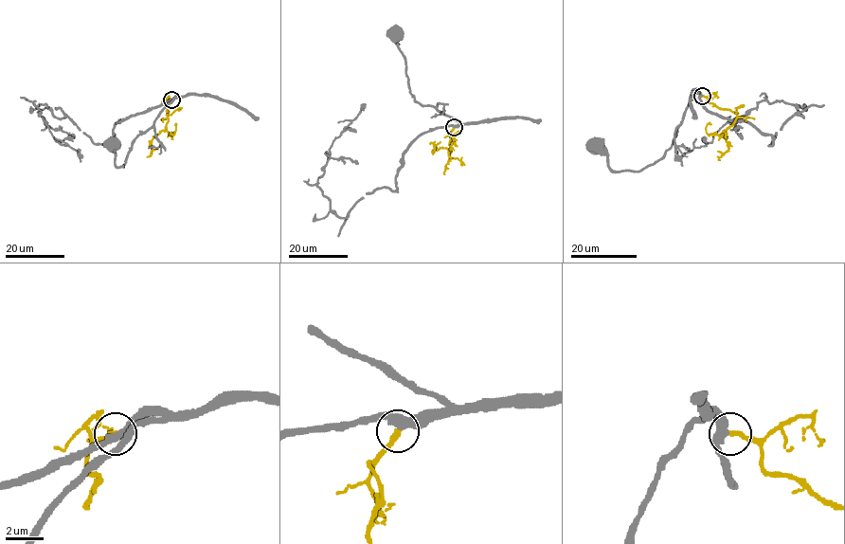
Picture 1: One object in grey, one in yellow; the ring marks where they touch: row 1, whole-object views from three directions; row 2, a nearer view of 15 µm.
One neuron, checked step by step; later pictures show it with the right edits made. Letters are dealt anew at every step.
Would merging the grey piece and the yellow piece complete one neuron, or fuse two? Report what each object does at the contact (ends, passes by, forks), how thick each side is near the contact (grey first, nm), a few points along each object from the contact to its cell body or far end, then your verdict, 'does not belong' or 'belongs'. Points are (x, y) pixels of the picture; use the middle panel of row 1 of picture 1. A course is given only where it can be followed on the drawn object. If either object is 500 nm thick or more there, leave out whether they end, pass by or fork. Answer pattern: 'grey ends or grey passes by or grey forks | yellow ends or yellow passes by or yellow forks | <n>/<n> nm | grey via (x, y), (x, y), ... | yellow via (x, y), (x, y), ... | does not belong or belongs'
grey passes by | yellow ends | 400/280 nm | grey via (454, 127), (460, 123), (433, 106), (422, 106), (415, 100), (410, 92), (404, 57), (398, 45), (398, 34) | yellow via (454, 127), (449, 133), (450, 158), (446, 148), (434, 151), (433, 143), (429, 143) | belongs

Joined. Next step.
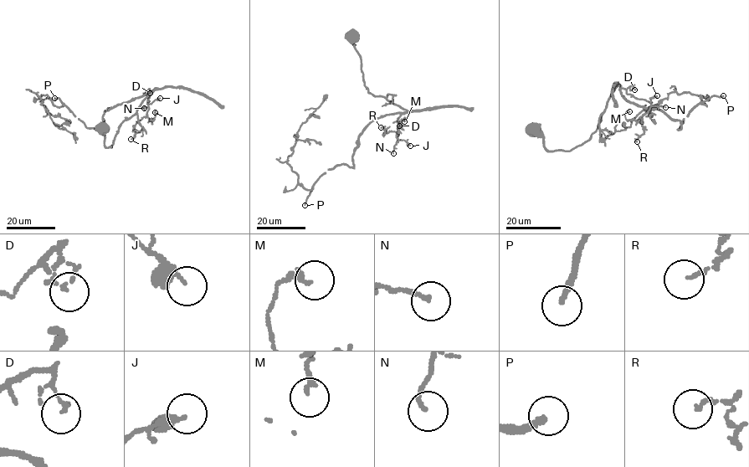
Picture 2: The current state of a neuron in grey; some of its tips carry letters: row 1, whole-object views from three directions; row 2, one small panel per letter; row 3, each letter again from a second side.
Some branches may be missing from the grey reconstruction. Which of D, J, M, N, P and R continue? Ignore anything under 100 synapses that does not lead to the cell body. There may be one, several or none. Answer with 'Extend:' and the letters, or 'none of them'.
Extend: P

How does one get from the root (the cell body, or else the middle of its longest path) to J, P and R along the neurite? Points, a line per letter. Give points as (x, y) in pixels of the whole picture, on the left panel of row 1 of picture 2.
J: (105, 130), (105, 145), (111, 146), (120, 125), (157, 89), (151, 91), (147, 94), (148, 104), (160, 98)
P: (105, 130), (105, 145), (111, 146), (120, 125), (157, 89), (108, 110), (95, 128), (54, 98)
R: (105, 130), (105, 145), (111, 146), (120, 125), (156, 89), (148, 94), (146, 115), (135, 124), (130, 139)

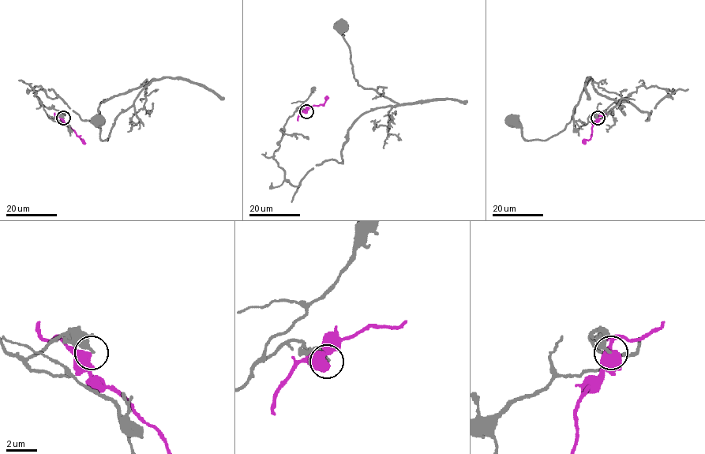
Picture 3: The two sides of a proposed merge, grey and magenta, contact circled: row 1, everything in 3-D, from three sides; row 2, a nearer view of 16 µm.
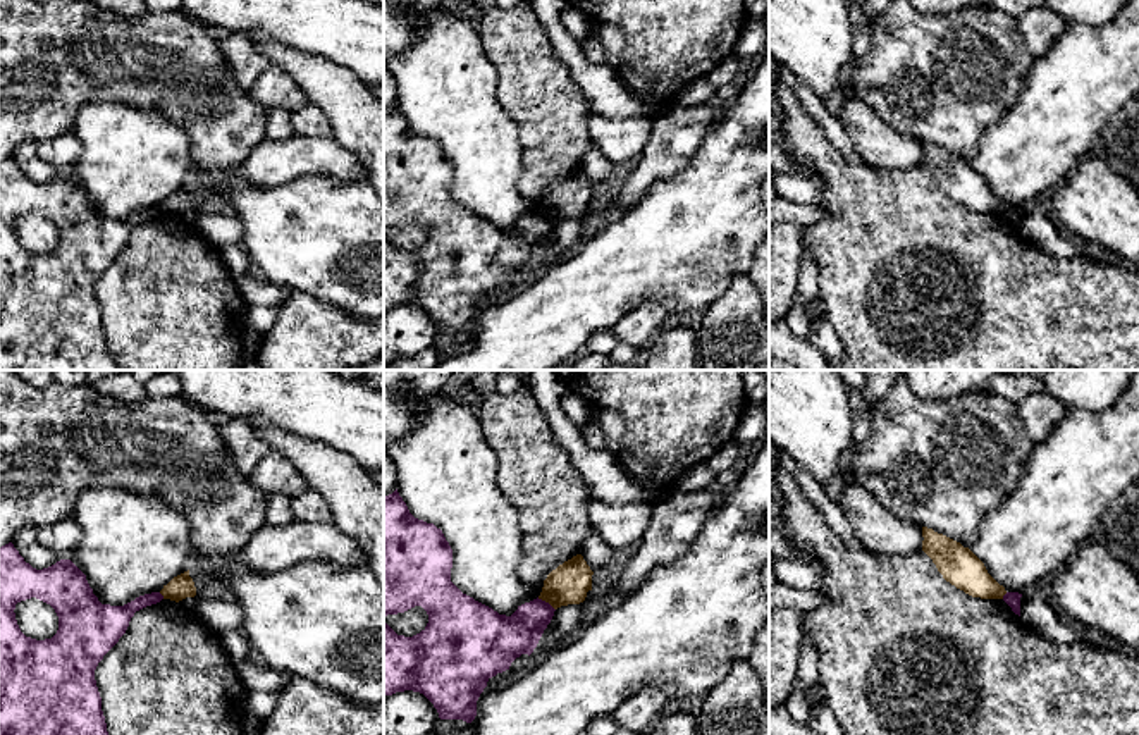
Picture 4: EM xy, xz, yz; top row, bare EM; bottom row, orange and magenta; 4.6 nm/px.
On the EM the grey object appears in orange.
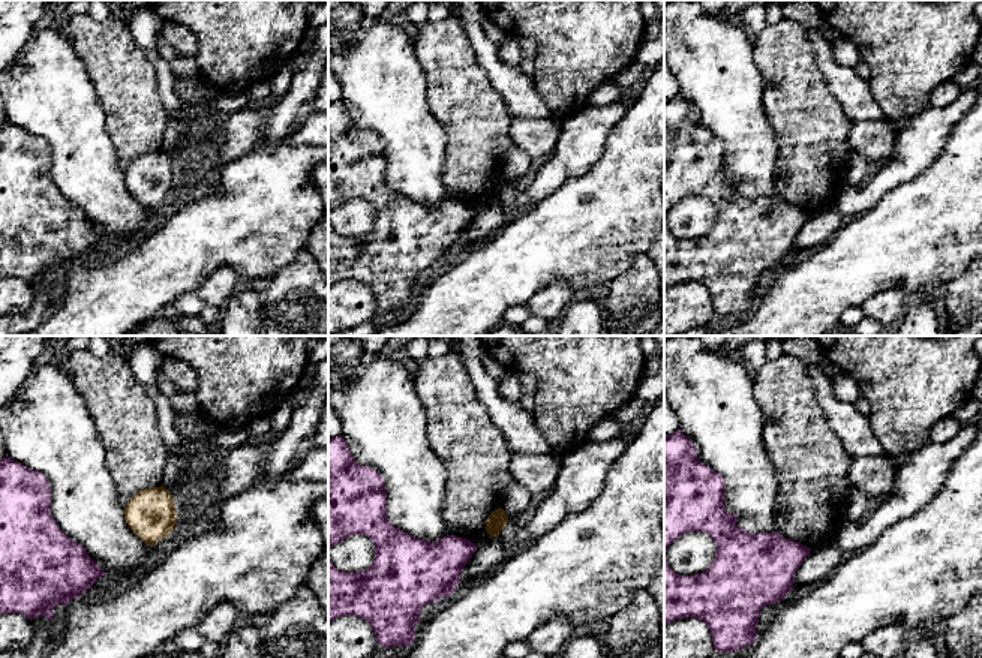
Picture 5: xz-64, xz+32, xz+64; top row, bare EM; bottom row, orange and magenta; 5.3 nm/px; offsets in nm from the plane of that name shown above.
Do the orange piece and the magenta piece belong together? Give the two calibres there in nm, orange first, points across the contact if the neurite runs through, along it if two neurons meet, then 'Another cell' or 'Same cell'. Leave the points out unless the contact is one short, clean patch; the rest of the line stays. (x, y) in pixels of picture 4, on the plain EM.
Thickness 190 nm (orange) against 200 nm. Boundary: xz (537, 212), (554, 224). Another cell

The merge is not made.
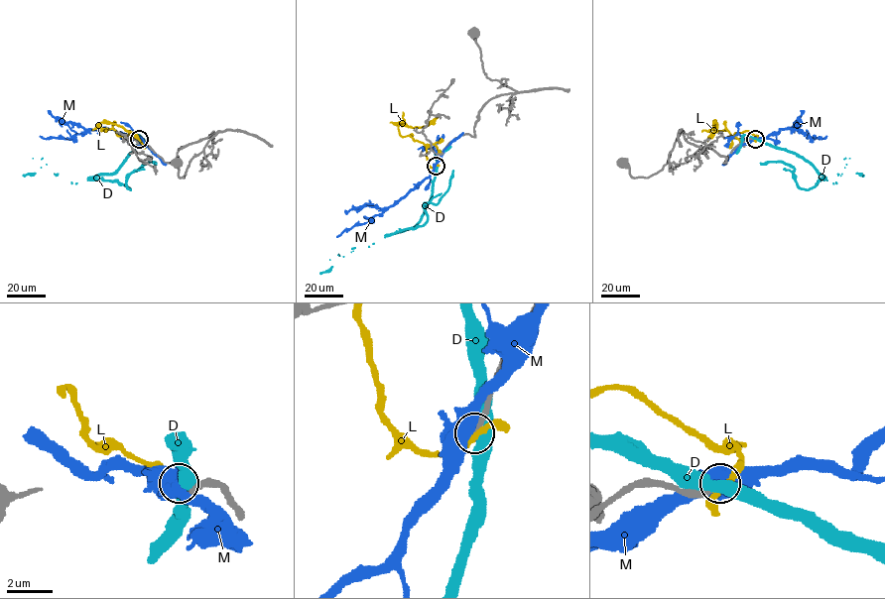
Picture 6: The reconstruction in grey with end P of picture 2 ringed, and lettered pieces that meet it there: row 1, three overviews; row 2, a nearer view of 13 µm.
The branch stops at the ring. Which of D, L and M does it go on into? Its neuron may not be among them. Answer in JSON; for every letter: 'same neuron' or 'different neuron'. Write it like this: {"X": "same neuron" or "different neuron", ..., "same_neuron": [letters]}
{"D": "different neuron", "L": "different neuron", "M": "different neuron", "same_neuron": []}

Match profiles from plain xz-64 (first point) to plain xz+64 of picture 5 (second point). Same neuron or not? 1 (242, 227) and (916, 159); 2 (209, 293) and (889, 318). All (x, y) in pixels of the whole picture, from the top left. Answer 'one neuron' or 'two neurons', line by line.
1: two neurons
2: one neuron

